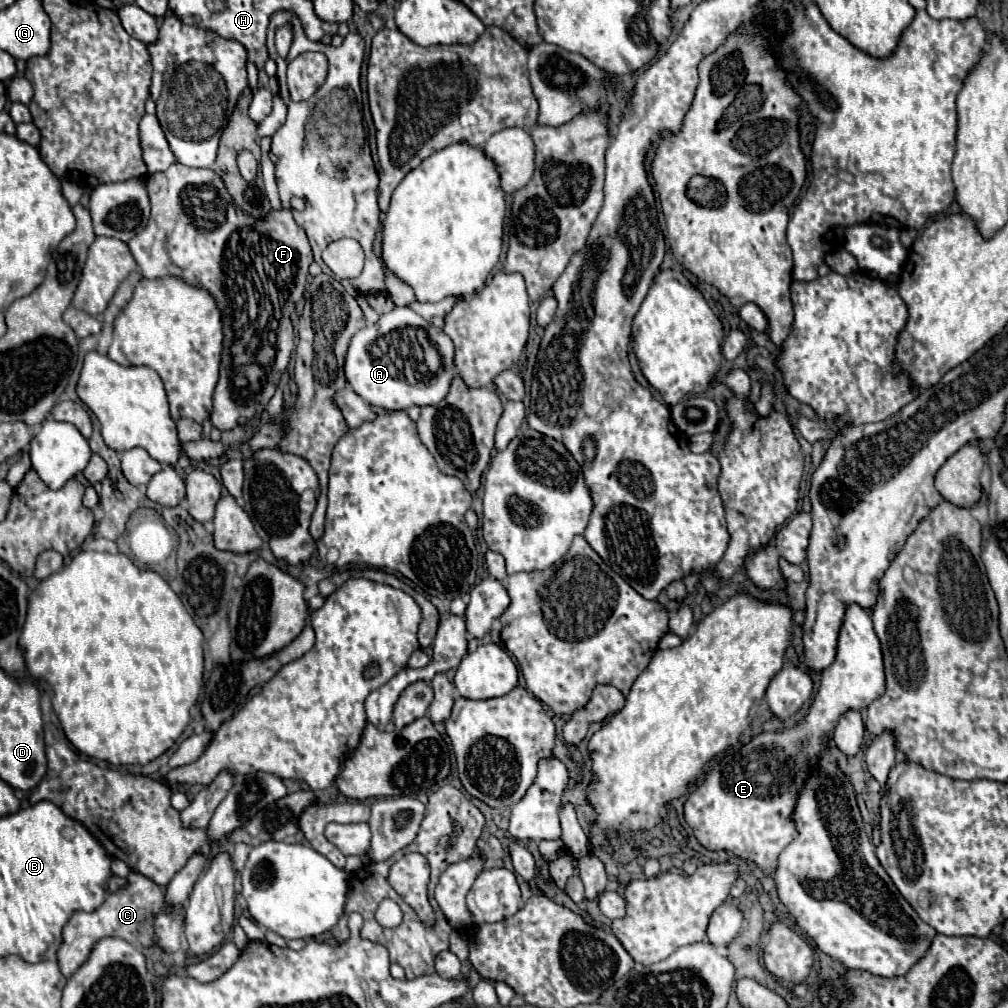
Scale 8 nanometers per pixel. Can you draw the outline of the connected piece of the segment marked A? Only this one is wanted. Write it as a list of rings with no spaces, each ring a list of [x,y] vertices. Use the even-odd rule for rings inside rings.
[[[394,307],[390,313],[380,315],[378,323],[366,325],[350,339],[344,375],[354,393],[366,403],[386,411],[400,411],[412,405],[436,405],[446,397],[454,375],[454,347],[448,335],[438,331],[410,307]],[[422,333],[442,359],[438,371],[430,371],[424,361]]]

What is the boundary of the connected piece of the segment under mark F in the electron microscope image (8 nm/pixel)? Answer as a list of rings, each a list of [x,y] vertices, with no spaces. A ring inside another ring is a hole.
[[[174,163],[166,171],[146,175],[144,185],[150,197],[152,215],[146,229],[128,241],[142,277],[160,279],[172,275],[192,287],[206,289],[214,297],[222,317],[224,349],[210,421],[218,429],[234,429],[234,423],[258,429],[260,415],[270,403],[294,349],[294,327],[290,315],[304,295],[308,267],[312,263],[308,237],[304,229],[296,225],[288,209],[272,209],[262,219],[254,219],[238,209],[222,179],[212,169],[194,171],[194,167]]]

